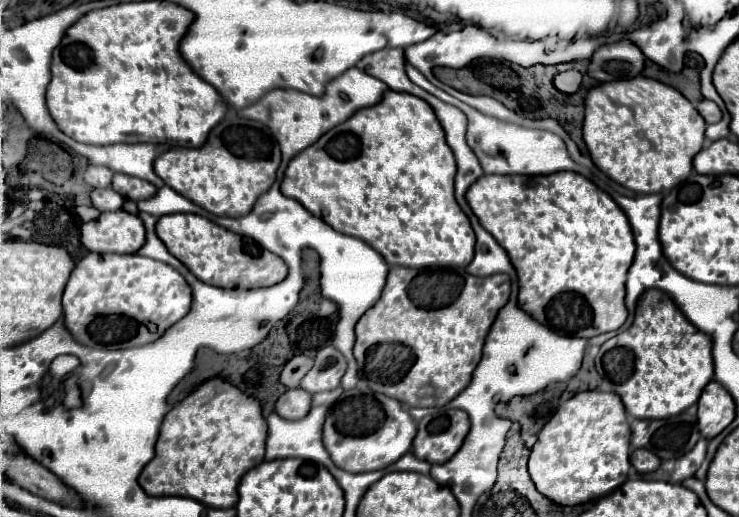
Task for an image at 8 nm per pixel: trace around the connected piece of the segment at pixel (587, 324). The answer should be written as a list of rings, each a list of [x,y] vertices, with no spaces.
[[[573,171],[537,177],[483,175],[469,187],[467,203],[479,223],[507,251],[519,277],[519,305],[535,321],[553,333],[583,339],[617,331],[627,321],[625,281],[635,257],[631,225],[619,205],[587,177]]]

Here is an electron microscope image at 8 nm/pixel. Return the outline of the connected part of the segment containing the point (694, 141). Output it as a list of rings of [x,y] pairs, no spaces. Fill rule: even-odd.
[[[635,77],[623,81],[601,83],[593,87],[585,97],[585,123],[583,141],[591,153],[593,163],[613,181],[637,193],[659,193],[671,189],[677,181],[689,177],[693,169],[693,157],[701,151],[705,141],[707,123],[697,109],[673,87],[655,79]]]

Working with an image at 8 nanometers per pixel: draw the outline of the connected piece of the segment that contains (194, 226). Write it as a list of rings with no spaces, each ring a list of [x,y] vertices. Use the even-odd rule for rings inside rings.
[[[171,213],[163,215],[157,221],[157,235],[167,245],[169,253],[173,253],[181,263],[189,267],[193,275],[197,275],[203,283],[215,287],[229,287],[229,289],[255,289],[255,287],[271,287],[281,283],[287,277],[287,265],[281,257],[265,251],[255,241],[231,233],[213,221],[191,215],[191,213]]]

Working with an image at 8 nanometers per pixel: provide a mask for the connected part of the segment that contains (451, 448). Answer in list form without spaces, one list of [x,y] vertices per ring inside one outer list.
[[[451,407],[431,409],[431,413],[419,421],[413,453],[429,463],[445,463],[461,449],[467,433],[469,417],[465,411]]]

